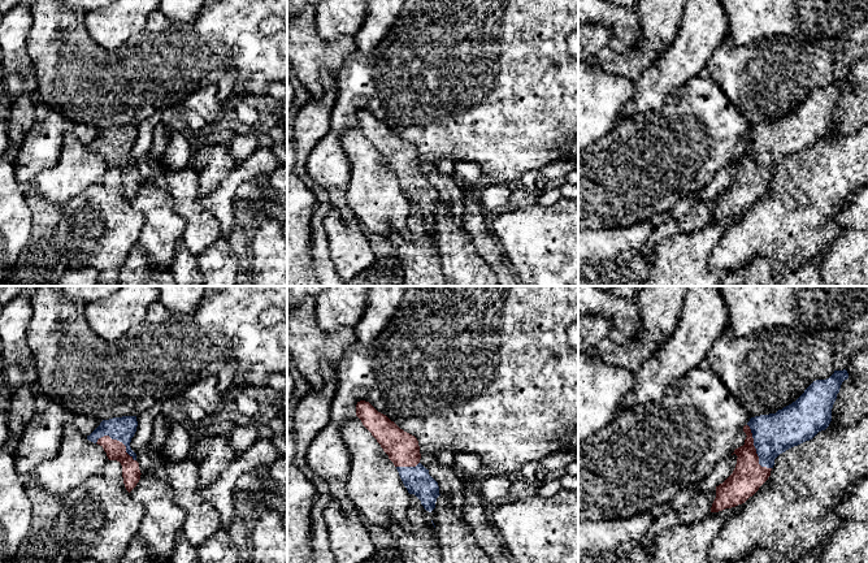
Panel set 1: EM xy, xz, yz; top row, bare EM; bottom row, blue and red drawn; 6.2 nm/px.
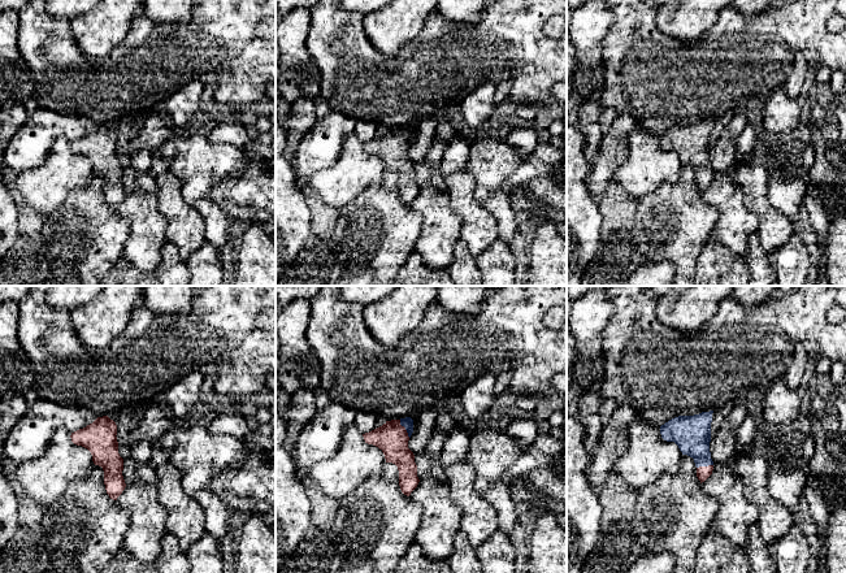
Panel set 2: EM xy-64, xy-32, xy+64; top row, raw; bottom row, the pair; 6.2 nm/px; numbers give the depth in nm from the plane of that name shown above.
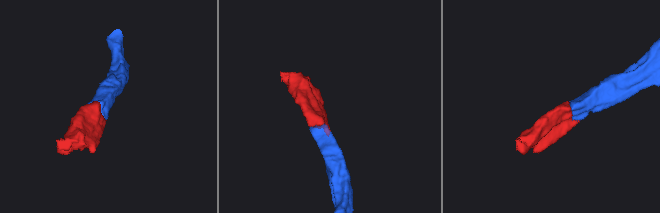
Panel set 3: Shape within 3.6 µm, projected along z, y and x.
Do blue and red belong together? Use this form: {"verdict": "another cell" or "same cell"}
{"verdict": "same cell"}

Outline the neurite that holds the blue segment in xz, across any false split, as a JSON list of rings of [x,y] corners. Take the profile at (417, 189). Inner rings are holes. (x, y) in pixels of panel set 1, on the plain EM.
[[[357,111],[356,125],[389,164],[408,202],[415,203],[424,217],[431,221],[440,204],[439,195],[429,183],[429,178],[420,172],[421,163],[417,147],[400,138],[369,111]]]

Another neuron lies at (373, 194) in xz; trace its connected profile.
[[[356,124],[339,133],[337,138],[351,166],[351,178],[346,189],[346,204],[353,213],[355,224],[365,226],[370,233],[382,238],[407,234],[411,203],[389,164]]]

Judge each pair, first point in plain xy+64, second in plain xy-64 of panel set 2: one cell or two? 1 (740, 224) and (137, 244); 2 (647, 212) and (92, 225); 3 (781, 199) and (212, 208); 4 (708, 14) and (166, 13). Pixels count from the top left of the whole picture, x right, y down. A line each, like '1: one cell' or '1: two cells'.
1: one cell
2: one cell
3: one cell
4: two cells

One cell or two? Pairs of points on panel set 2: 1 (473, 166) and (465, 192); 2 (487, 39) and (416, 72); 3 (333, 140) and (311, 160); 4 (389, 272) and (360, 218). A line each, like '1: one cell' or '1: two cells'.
1: two cells
2: one cell
3: one cell
4: one cell

